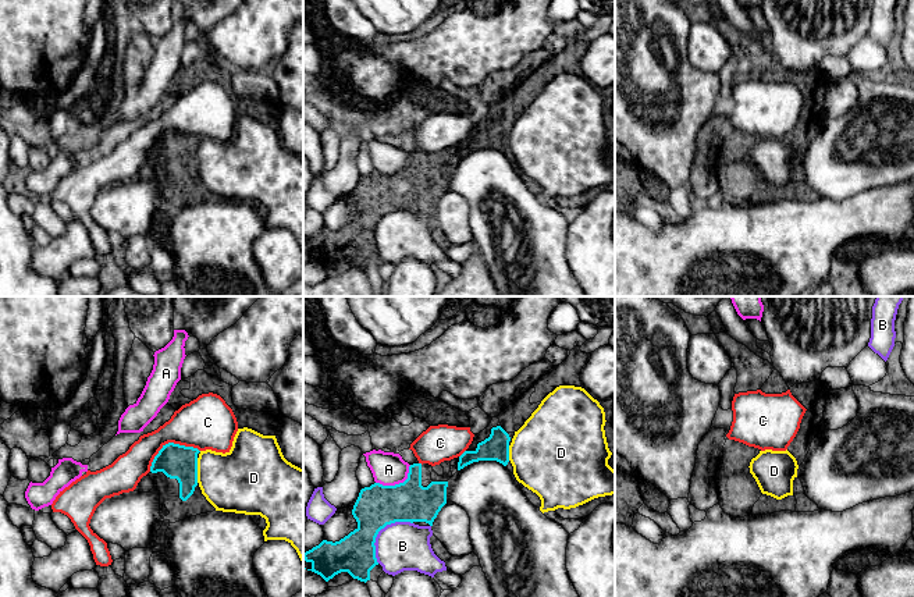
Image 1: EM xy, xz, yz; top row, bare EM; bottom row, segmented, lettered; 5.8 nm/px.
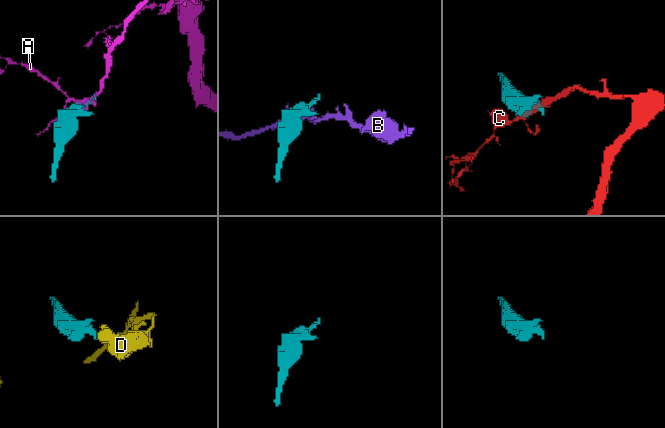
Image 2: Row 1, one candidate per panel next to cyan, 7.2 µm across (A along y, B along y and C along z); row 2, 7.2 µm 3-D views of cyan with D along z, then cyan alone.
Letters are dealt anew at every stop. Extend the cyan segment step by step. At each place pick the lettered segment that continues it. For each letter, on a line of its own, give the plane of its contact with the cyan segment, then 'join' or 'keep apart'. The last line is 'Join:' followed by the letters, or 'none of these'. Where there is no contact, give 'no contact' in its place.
A: contact in xz; keep apart
B: contact in xz; keep apart
C: contact in xy; keep apart
D: contact in xy; keep apart
Join: none of these

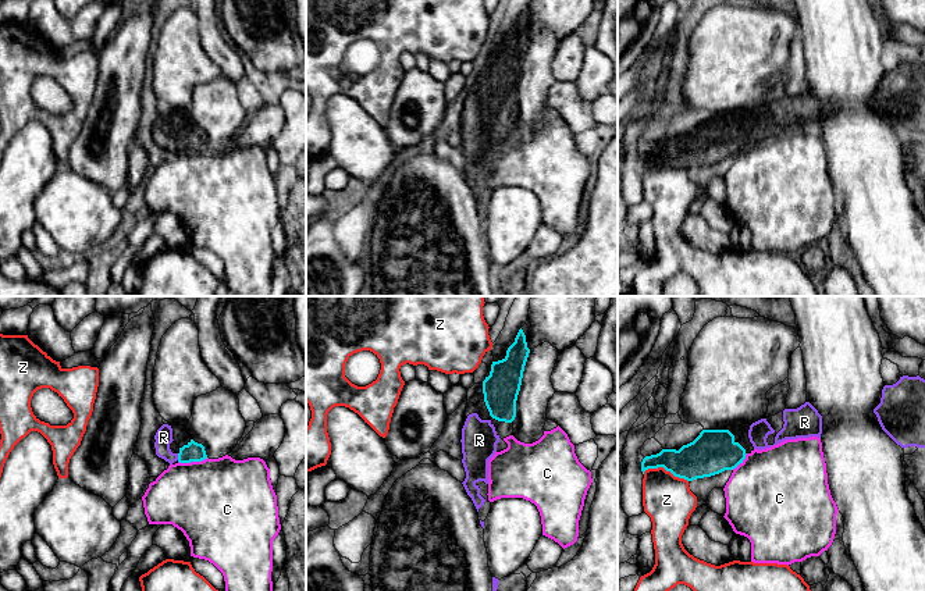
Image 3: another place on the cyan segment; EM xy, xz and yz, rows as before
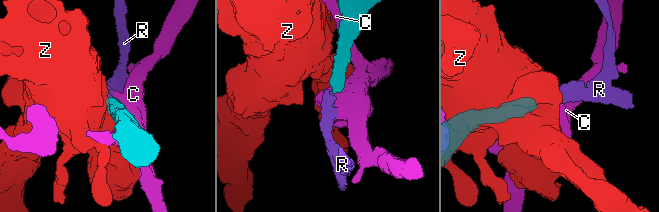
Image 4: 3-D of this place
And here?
C: contact in xy; keep apart
R: contact in xy; join
Z: contact in yz; keep apart
Join: R

